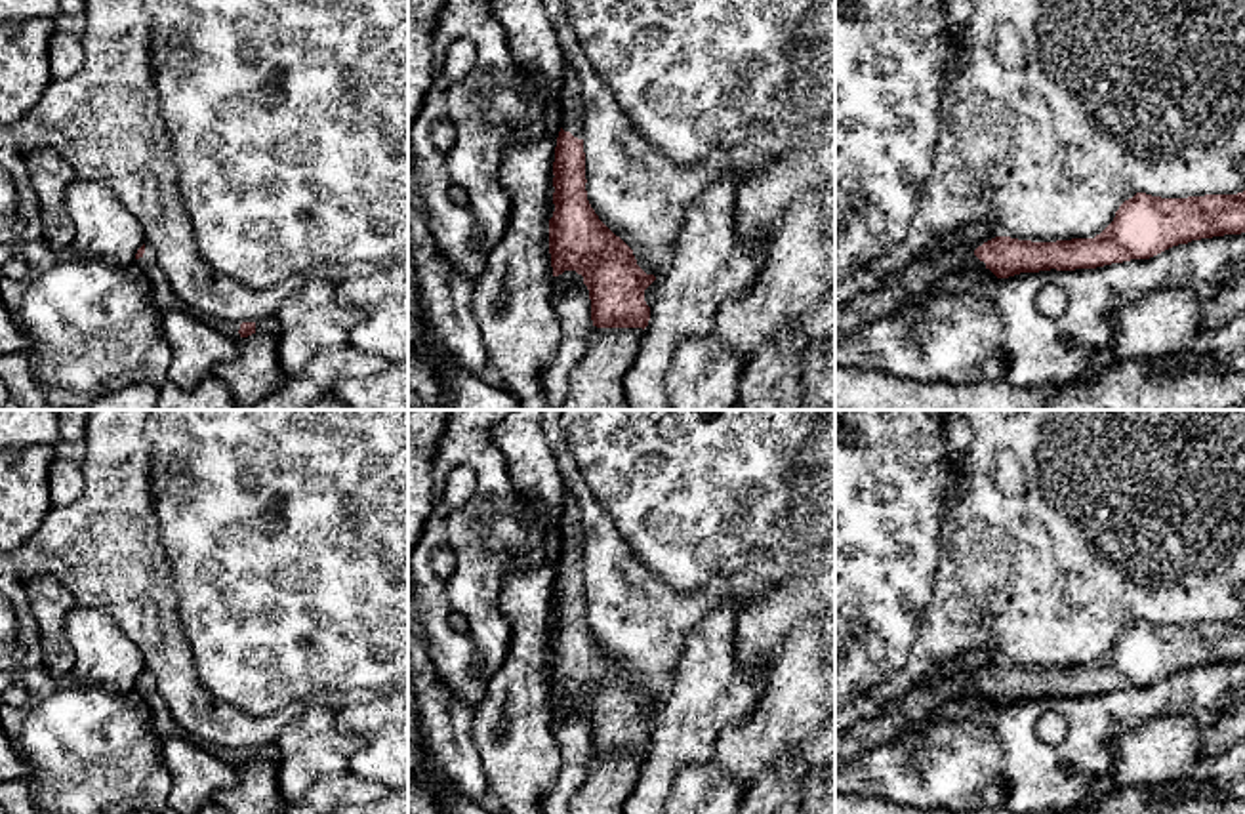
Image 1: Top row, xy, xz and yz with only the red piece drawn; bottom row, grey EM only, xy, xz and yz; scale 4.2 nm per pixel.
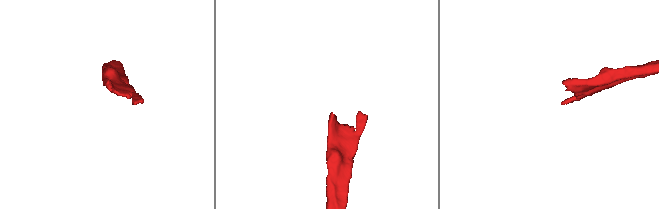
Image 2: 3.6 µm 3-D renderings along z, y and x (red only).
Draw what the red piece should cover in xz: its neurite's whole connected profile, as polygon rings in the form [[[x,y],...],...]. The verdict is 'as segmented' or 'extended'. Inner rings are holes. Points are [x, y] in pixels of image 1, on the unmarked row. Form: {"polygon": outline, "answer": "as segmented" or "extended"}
{"polygon": [[[564,488],[561,519],[562,555],[553,589],[553,631],[549,681],[553,703],[576,698],[589,717],[591,747],[597,755],[646,755],[650,734],[644,717],[656,707],[646,702],[633,677],[595,641],[585,618],[583,547],[580,507]]], "answer": "extended"}

